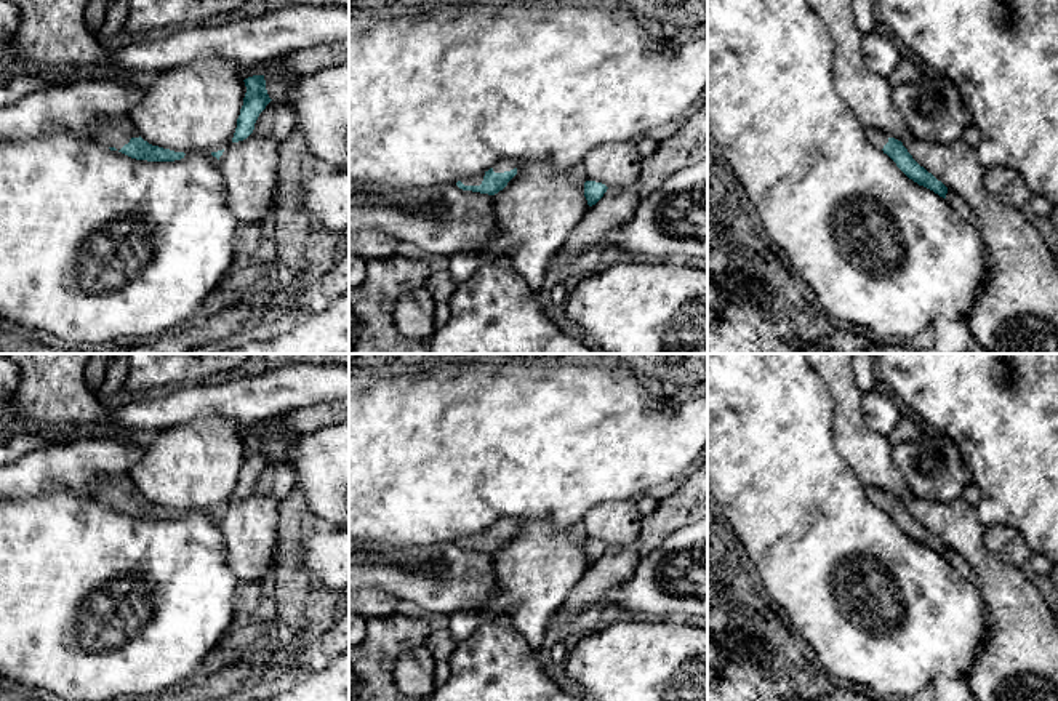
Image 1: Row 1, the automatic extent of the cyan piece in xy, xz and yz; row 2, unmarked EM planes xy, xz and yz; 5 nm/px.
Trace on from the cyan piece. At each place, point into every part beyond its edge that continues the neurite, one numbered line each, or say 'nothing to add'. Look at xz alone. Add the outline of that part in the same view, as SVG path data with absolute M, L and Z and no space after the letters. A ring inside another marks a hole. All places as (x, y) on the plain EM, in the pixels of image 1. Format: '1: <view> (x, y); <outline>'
1: xz (476, 538); M485 531L475 533L475 535L469 535L469 536L463 536L461 541L464 544L480 544L483 539Z

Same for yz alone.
1: yz (877, 496); M868 488L868 496L869 499L877 506L877 507L884 507L884 504L888 501L888 493L879 488Z

